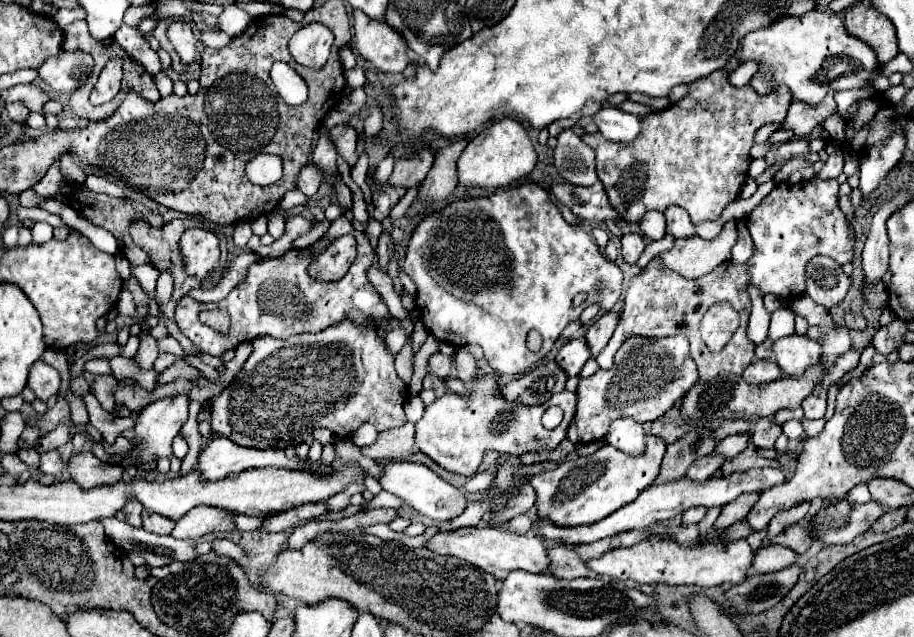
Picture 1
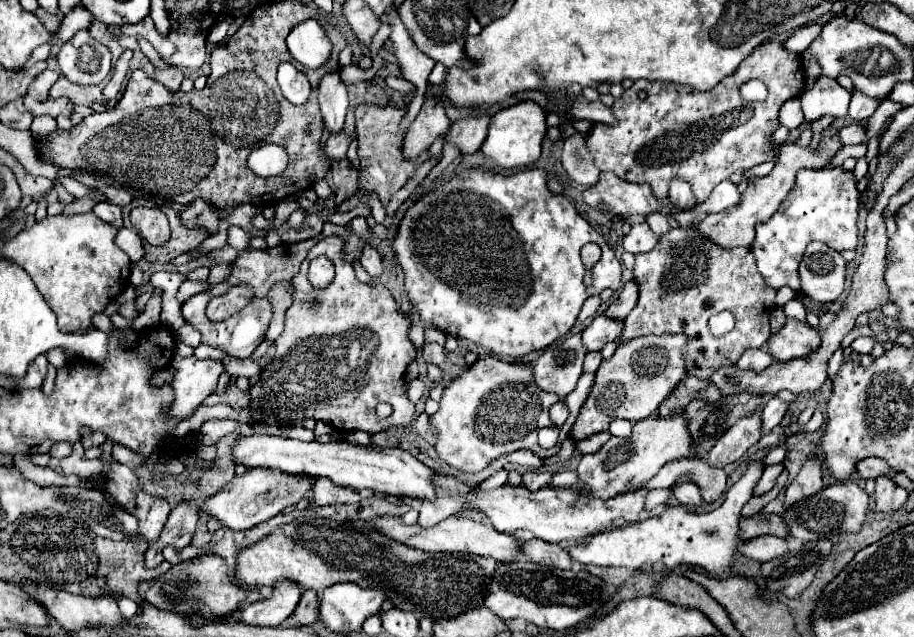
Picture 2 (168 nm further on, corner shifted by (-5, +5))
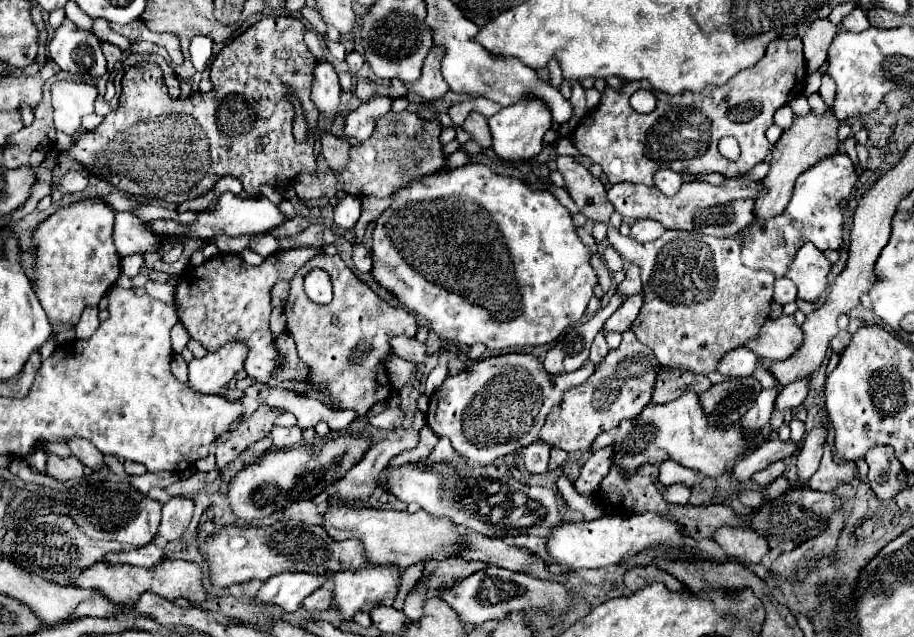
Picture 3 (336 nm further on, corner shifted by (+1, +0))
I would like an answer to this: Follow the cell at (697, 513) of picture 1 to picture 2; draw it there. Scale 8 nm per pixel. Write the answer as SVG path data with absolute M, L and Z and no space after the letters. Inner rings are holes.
M681 483L681 485L673 487L673 495L685 507L699 507L703 503L703 497L695 483Z

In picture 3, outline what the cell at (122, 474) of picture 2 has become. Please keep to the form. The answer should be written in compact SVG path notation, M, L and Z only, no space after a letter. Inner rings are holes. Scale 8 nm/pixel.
M73 438L73 440L69 440L67 444L69 444L71 452L73 452L87 468L91 468L91 470L95 470L95 472L107 468L107 464L103 462L103 454L101 454L91 442L87 442L85 438Z

